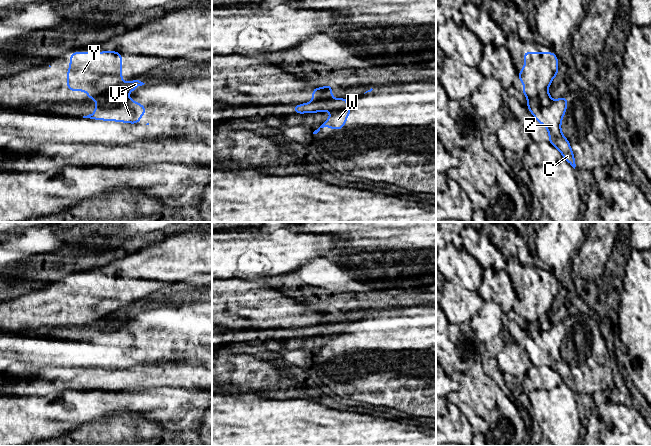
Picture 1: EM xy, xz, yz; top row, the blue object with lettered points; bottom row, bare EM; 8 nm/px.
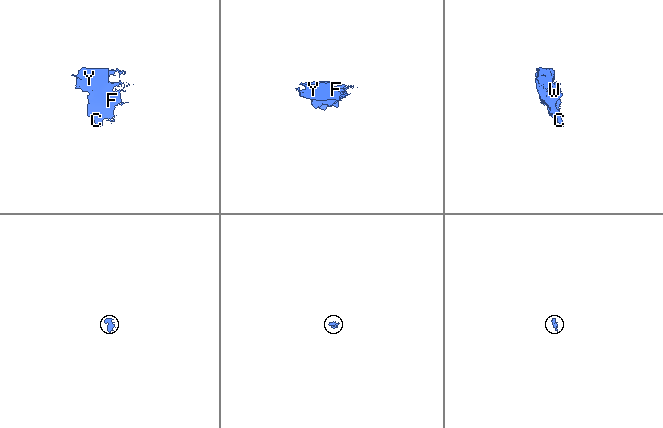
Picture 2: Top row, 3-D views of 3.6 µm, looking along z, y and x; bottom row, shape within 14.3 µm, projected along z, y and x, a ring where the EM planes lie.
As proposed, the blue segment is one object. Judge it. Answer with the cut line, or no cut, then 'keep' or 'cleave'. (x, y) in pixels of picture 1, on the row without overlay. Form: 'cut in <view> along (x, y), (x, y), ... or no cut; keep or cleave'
cut in xy along (121, 306), (94, 321); cleave

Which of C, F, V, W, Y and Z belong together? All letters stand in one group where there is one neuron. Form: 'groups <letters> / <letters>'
groups C F V W Z / Y

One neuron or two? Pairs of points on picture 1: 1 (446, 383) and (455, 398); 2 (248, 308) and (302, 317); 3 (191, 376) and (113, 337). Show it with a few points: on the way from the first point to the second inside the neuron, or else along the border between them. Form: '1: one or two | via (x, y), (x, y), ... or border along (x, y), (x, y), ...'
1: two | border along (459, 382), (459, 387), (446, 396)
2: one | via (261, 308), (289, 313)
3: two | border along (165, 363), (191, 364)

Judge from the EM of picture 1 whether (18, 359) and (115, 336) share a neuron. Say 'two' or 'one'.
one

